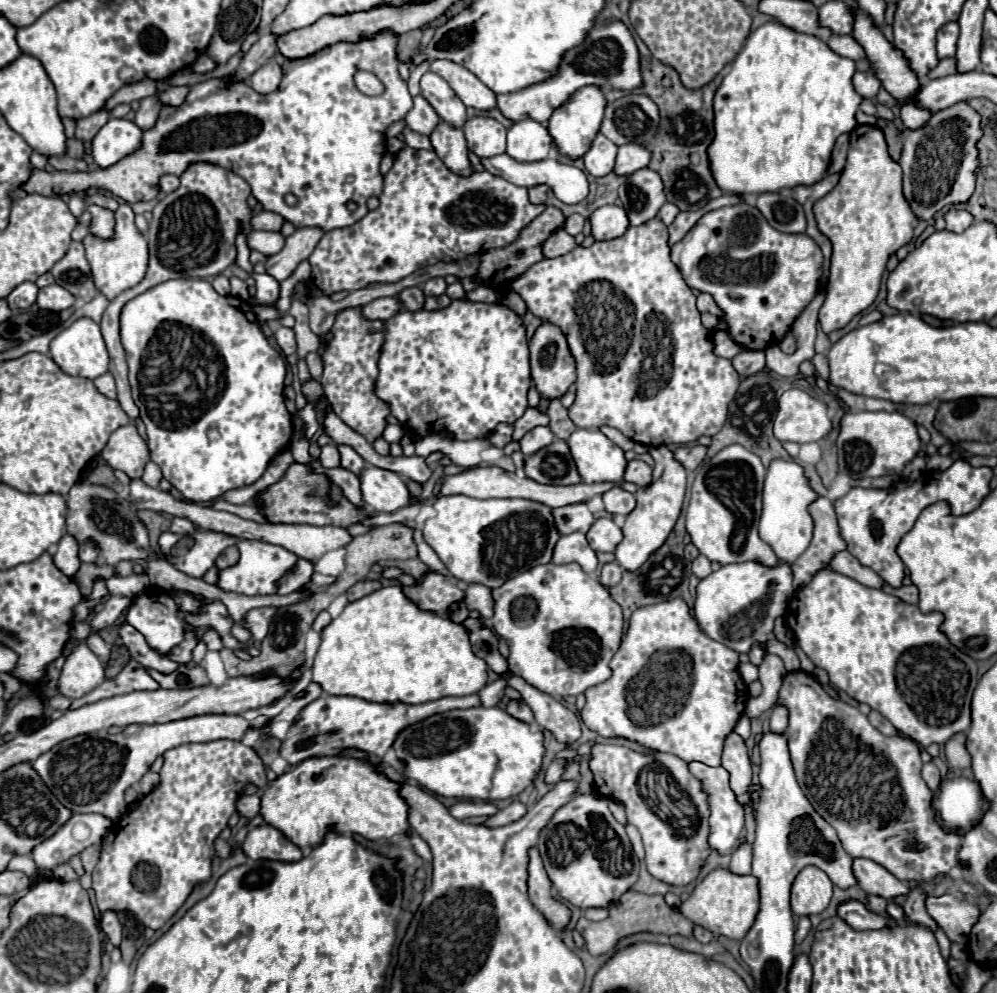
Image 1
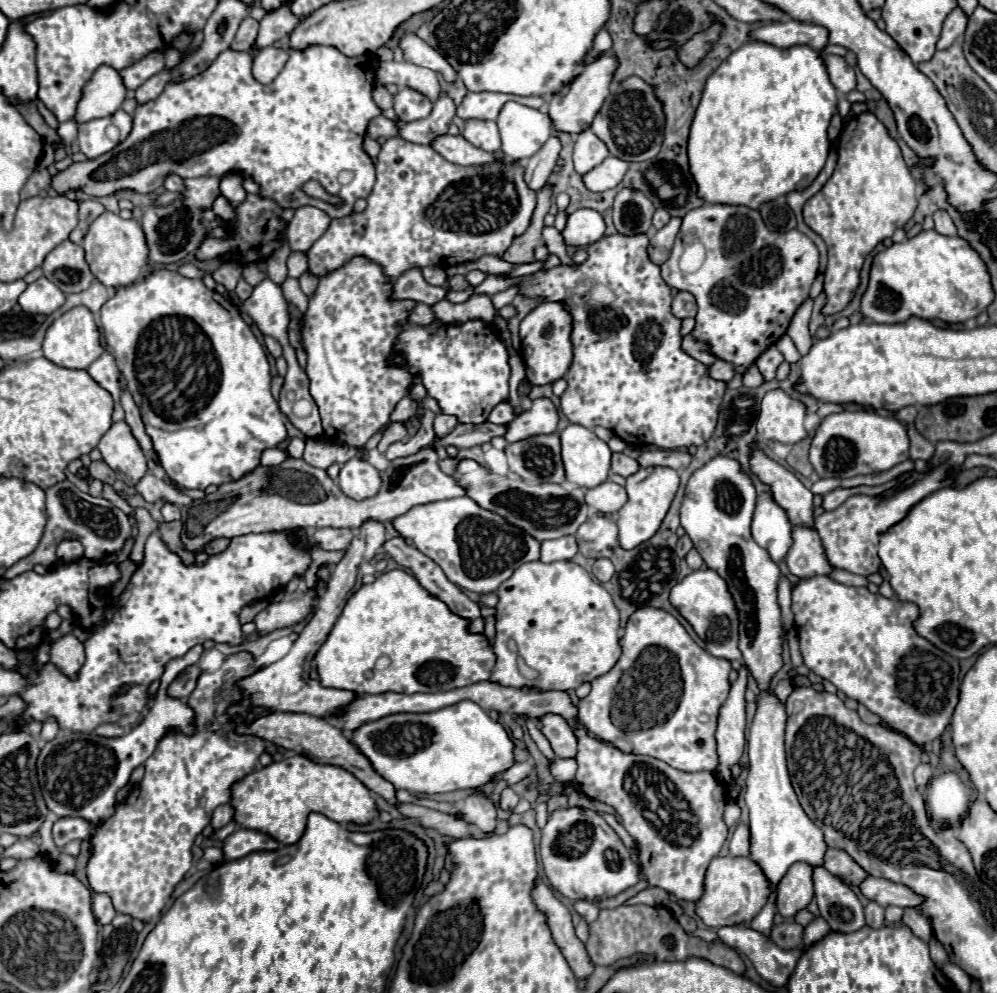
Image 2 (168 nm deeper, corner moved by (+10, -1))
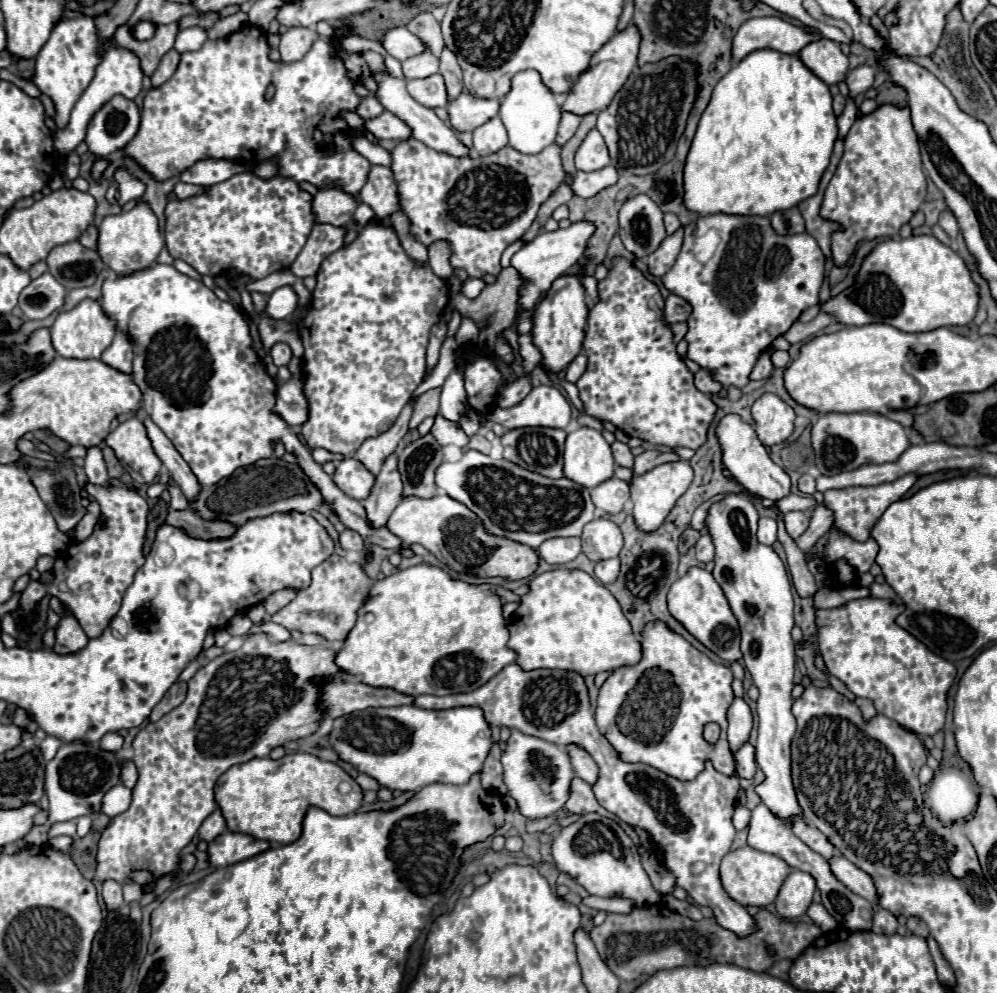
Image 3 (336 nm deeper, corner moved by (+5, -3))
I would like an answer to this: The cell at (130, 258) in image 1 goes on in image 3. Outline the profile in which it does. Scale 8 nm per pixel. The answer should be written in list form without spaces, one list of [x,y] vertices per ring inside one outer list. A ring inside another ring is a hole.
[[[143,200],[135,204],[135,208],[121,212],[117,216],[107,216],[99,226],[99,246],[97,252],[103,258],[105,266],[111,268],[117,276],[127,276],[131,272],[149,268],[155,264],[161,248],[165,246],[165,240],[159,230],[159,222],[151,206]]]

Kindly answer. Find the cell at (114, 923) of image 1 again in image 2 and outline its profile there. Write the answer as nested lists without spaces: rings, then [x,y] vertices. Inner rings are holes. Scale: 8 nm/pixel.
[[[94,894],[92,896],[92,912],[94,912],[96,920],[100,924],[104,924],[104,926],[110,924],[112,918],[116,916],[114,906],[112,906],[112,902],[110,902],[110,898],[106,894]]]

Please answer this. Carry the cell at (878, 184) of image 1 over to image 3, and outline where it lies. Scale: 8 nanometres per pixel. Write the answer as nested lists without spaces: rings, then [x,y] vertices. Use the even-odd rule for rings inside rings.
[[[883,104],[875,112],[861,116],[851,126],[845,136],[845,152],[841,162],[825,190],[825,200],[821,206],[821,216],[827,220],[835,220],[845,226],[843,232],[833,234],[833,260],[837,266],[843,266],[847,258],[853,254],[853,248],[859,240],[873,240],[875,236],[895,236],[903,224],[911,220],[911,216],[919,210],[927,196],[927,178],[923,174],[919,140],[911,124],[909,108]]]

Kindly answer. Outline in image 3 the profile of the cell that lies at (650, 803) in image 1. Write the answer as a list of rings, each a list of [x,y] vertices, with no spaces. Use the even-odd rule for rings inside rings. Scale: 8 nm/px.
[[[513,662],[493,676],[489,684],[483,684],[473,692],[451,696],[423,694],[415,698],[415,706],[429,710],[477,706],[483,710],[485,720],[491,726],[517,728],[519,732],[549,740],[559,746],[575,744],[587,750],[599,766],[599,780],[593,786],[597,802],[605,810],[617,814],[623,822],[649,832],[663,852],[665,866],[675,874],[677,886],[685,888],[697,904],[709,906],[723,928],[729,928],[737,936],[747,936],[753,932],[753,918],[741,904],[729,898],[719,878],[719,864],[735,838],[731,816],[739,792],[737,776],[719,774],[713,766],[707,764],[695,780],[681,782],[665,776],[663,772],[657,772],[655,768],[649,768],[647,764],[625,764],[607,738],[597,730],[585,680],[579,672],[573,670],[537,668],[527,672]]]

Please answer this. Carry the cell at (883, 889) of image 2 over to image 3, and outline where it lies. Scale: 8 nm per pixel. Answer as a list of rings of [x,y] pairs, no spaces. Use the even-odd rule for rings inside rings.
[[[835,854],[831,860],[829,860],[829,868],[833,872],[833,876],[843,884],[847,886],[851,892],[867,898],[871,904],[875,904],[877,900],[877,894],[875,894],[875,884],[871,880],[869,874],[861,872],[861,868],[857,868],[855,864],[851,864],[847,858]]]

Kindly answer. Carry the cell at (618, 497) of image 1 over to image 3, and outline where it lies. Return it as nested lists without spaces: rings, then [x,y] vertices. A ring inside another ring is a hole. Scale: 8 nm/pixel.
[[[609,478],[591,490],[591,500],[607,514],[619,514],[629,500],[629,484],[619,478]]]

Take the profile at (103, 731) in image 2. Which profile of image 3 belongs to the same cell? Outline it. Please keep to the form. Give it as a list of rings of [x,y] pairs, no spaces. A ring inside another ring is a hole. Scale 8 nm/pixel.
[[[115,732],[105,734],[101,738],[101,742],[99,742],[99,748],[105,750],[105,752],[117,752],[117,750],[121,750],[121,746],[123,746],[123,738],[119,734],[115,734]]]

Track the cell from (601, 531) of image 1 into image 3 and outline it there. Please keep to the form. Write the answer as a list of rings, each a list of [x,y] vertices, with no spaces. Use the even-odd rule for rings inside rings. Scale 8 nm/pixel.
[[[605,518],[589,522],[583,528],[581,542],[583,542],[583,554],[593,562],[615,558],[623,548],[623,536],[619,526]]]

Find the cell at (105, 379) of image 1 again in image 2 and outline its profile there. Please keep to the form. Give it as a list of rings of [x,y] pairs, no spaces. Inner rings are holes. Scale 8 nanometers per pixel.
[[[104,352],[96,362],[92,362],[92,366],[88,368],[88,374],[106,390],[110,392],[110,396],[114,398],[114,402],[118,404],[120,400],[120,384],[118,384],[118,376],[120,376],[120,368],[116,364],[116,358],[110,352]]]

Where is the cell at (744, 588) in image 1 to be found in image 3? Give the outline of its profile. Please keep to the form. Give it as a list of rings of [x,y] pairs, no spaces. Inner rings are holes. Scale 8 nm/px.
[[[689,568],[685,576],[681,576],[669,590],[667,596],[669,612],[671,616],[685,626],[685,630],[695,636],[705,648],[709,648],[713,654],[717,654],[725,662],[737,662],[741,658],[739,650],[739,624],[729,608],[729,602],[721,590],[721,586],[715,582],[713,574],[705,568]]]

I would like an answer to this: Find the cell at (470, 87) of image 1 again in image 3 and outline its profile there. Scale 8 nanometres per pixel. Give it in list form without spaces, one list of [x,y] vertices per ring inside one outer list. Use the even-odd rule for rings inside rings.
[[[405,28],[387,30],[381,38],[381,46],[389,56],[397,60],[407,60],[409,56],[415,56],[417,52],[421,52],[421,48],[425,48],[423,40]]]

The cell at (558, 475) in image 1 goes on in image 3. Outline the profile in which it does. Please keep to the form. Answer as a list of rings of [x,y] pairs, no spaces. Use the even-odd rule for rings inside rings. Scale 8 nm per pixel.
[[[525,426],[507,430],[499,440],[503,444],[503,458],[517,466],[543,474],[547,478],[563,476],[563,444],[567,432],[561,428]]]

